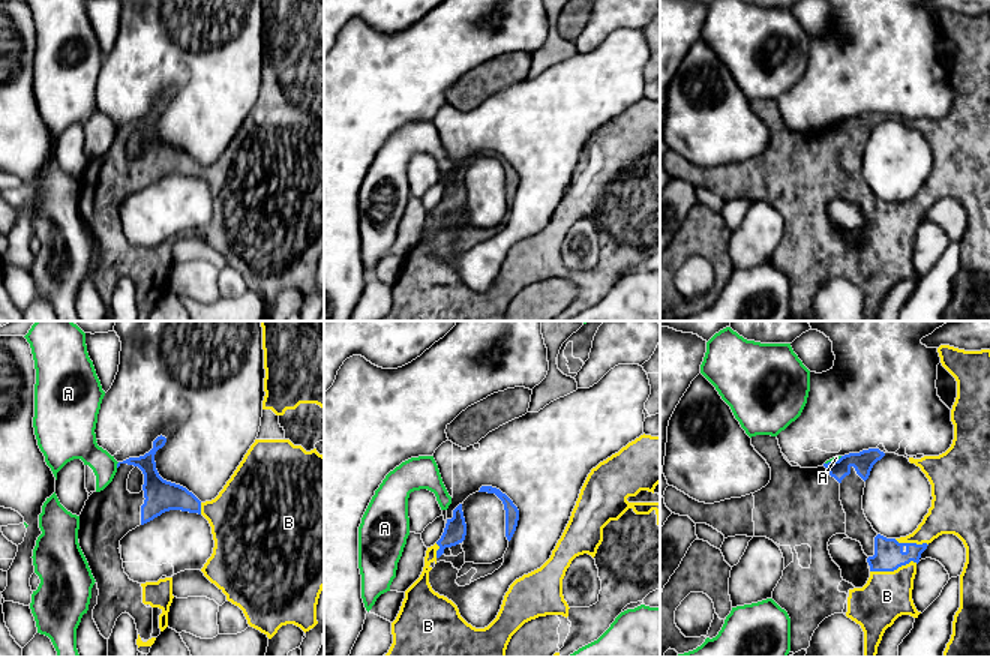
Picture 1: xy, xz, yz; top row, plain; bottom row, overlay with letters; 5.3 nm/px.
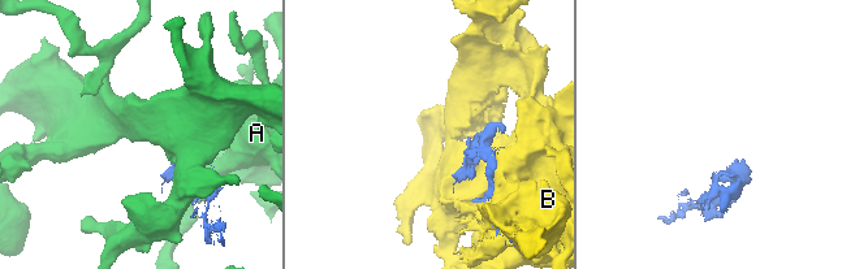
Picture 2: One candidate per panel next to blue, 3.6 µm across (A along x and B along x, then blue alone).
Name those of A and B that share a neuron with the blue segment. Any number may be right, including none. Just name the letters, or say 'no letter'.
B

